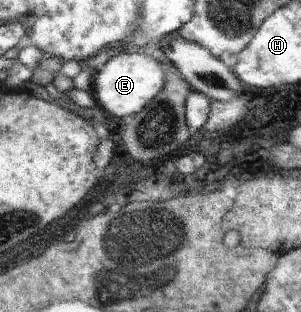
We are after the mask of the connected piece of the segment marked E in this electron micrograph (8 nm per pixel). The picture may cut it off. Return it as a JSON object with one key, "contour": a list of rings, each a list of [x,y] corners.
{"contour":[[[126,48],[118,55],[112,56],[104,65],[104,69],[94,73],[93,88],[96,101],[100,101],[102,109],[114,117],[124,119],[136,115],[160,93],[165,82],[164,72],[167,66],[160,54],[149,56]]]}

